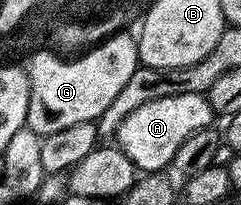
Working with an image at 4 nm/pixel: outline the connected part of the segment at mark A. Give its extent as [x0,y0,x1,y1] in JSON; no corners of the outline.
[115,93,213,173]

